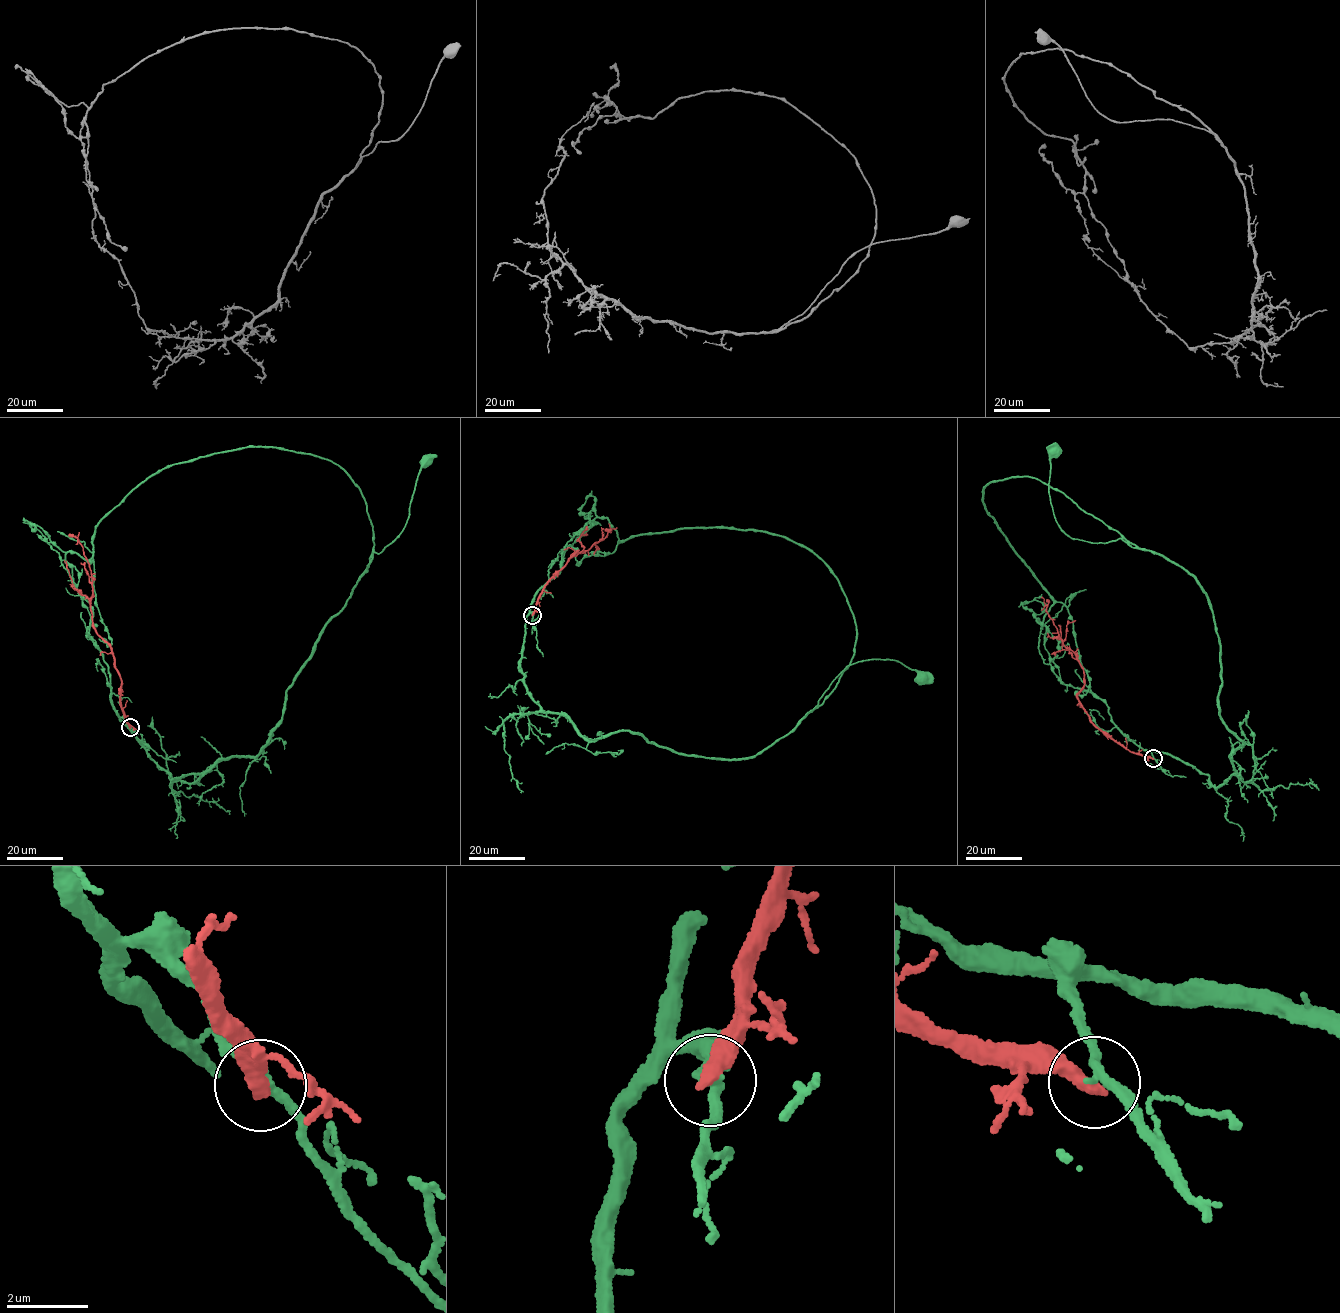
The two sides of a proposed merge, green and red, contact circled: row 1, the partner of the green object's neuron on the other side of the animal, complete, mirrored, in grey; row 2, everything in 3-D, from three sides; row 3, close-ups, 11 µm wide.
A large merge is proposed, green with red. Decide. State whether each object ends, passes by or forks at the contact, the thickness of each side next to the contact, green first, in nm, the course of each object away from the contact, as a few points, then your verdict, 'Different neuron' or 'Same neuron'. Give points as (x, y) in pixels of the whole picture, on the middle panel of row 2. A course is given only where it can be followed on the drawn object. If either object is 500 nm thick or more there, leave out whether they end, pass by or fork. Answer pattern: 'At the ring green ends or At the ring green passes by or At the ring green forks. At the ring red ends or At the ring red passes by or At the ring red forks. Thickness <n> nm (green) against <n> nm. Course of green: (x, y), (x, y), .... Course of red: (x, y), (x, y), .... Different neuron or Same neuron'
At the ring green passes by. At the ring red ends. Thickness 200 nm (green) against 440 nm. Course of green: (532, 615), (518, 668), (541, 709), (587, 738), (634, 732), (694, 756), (756, 755), (858, 662), (921, 677). Course of red: (532, 615), (546, 582), (577, 551), (571, 555), (576, 556), (603, 540), (611, 530), (605, 529). Different neuron

